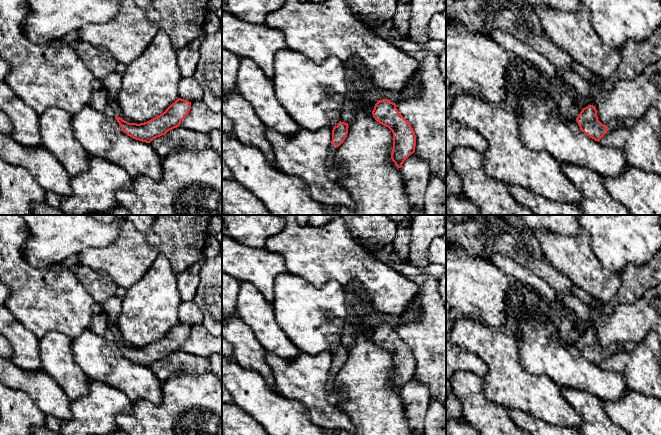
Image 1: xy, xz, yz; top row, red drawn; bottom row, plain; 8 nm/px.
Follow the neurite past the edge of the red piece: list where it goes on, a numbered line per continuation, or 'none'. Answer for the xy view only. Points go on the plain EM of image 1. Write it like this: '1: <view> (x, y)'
none

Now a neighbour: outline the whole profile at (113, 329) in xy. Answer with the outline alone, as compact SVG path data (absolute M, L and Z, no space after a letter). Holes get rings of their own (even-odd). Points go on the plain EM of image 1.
M106 315L106 318L107 318L107 328L108 328L108 333L110 333L112 335L112 337L115 339L115 340L118 340L120 342L122 342L123 344L129 346L129 347L133 347L131 345L129 345L128 343L126 343L122 336L121 336L121 333L120 333L120 330L118 328L118 325L115 324L115 323L112 323L108 316Z

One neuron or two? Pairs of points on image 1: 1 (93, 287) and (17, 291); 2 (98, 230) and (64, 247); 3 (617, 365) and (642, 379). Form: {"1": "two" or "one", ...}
{"1": "two", "2": "one", "3": "one"}

